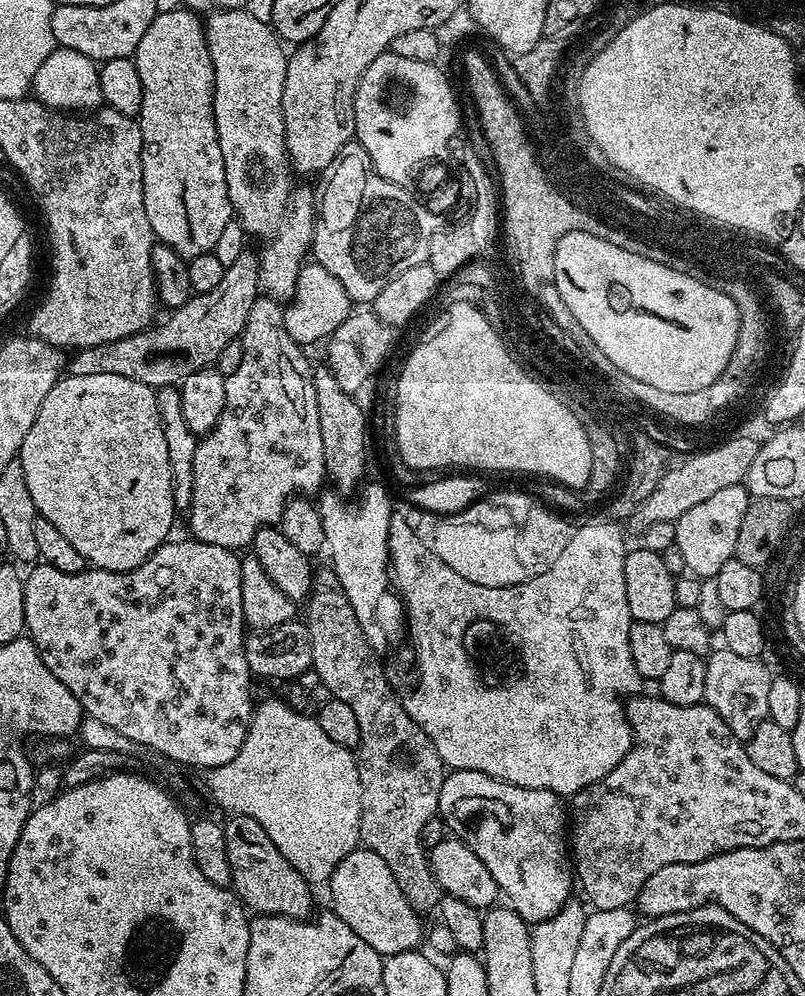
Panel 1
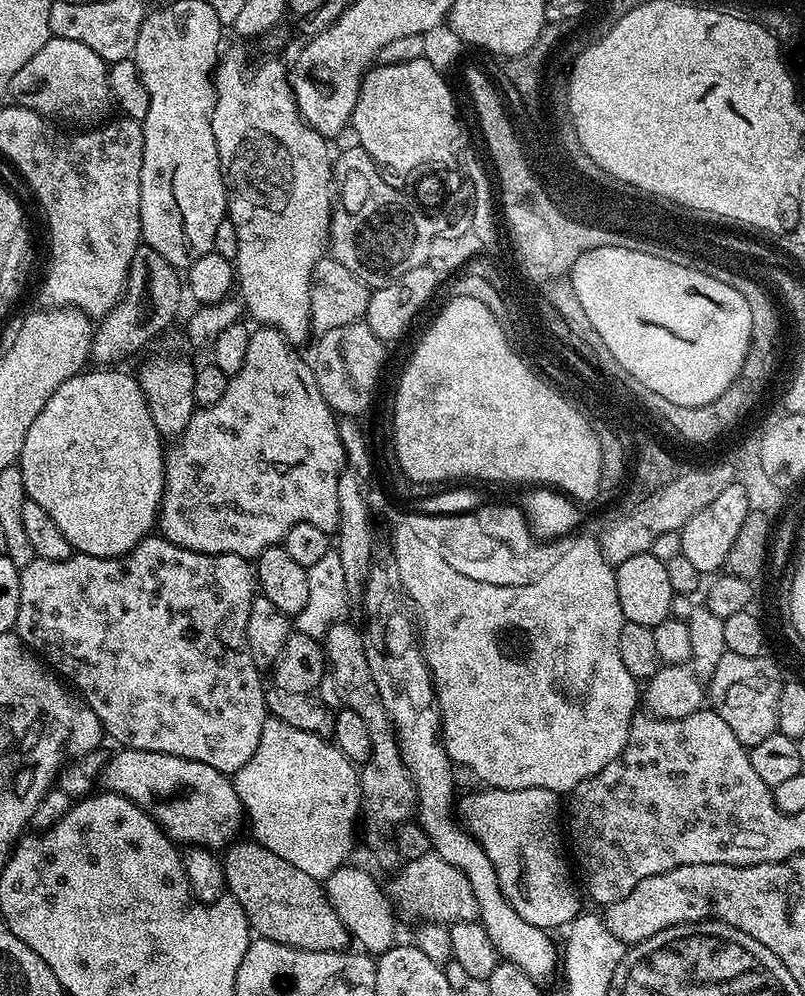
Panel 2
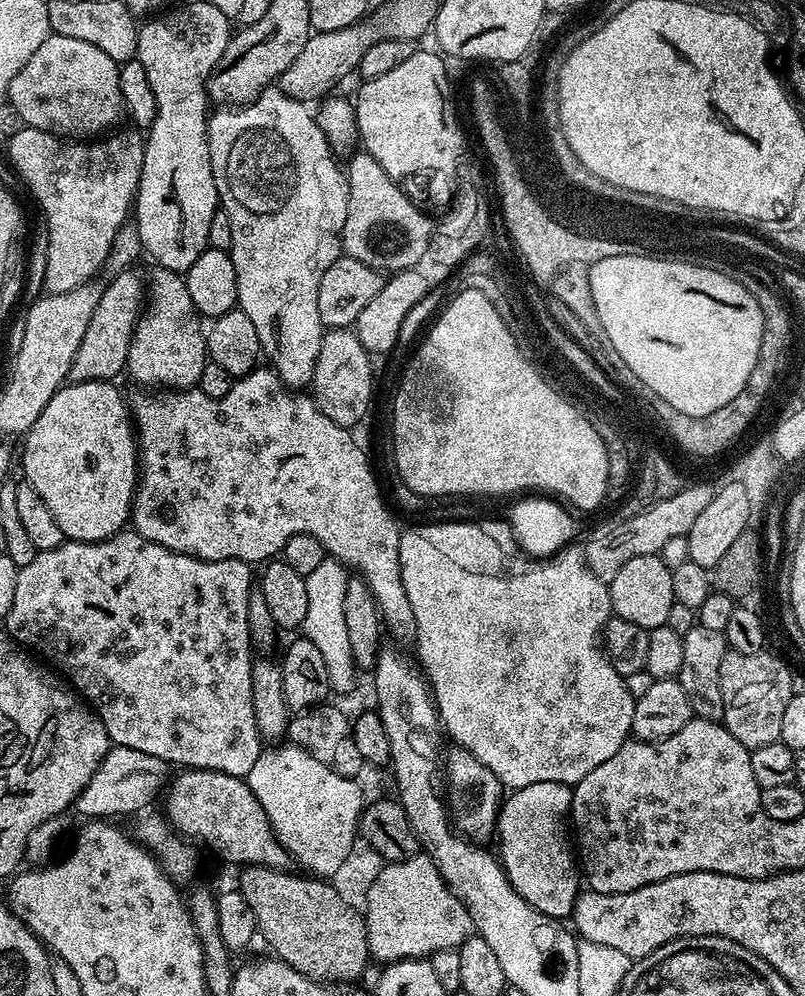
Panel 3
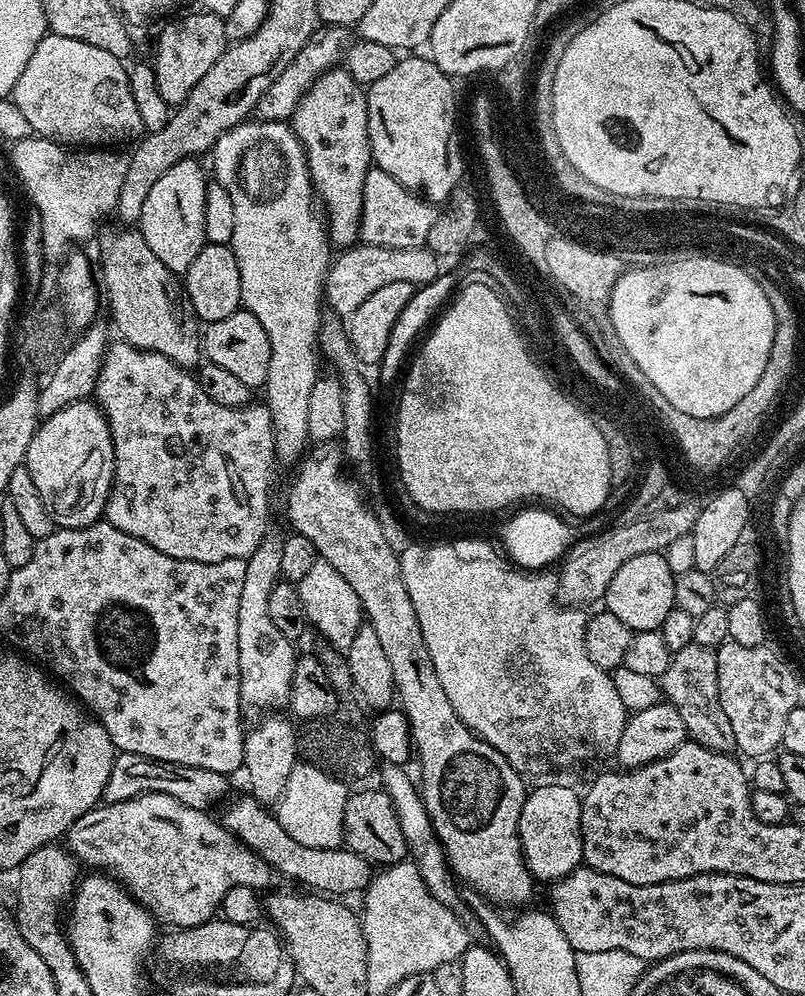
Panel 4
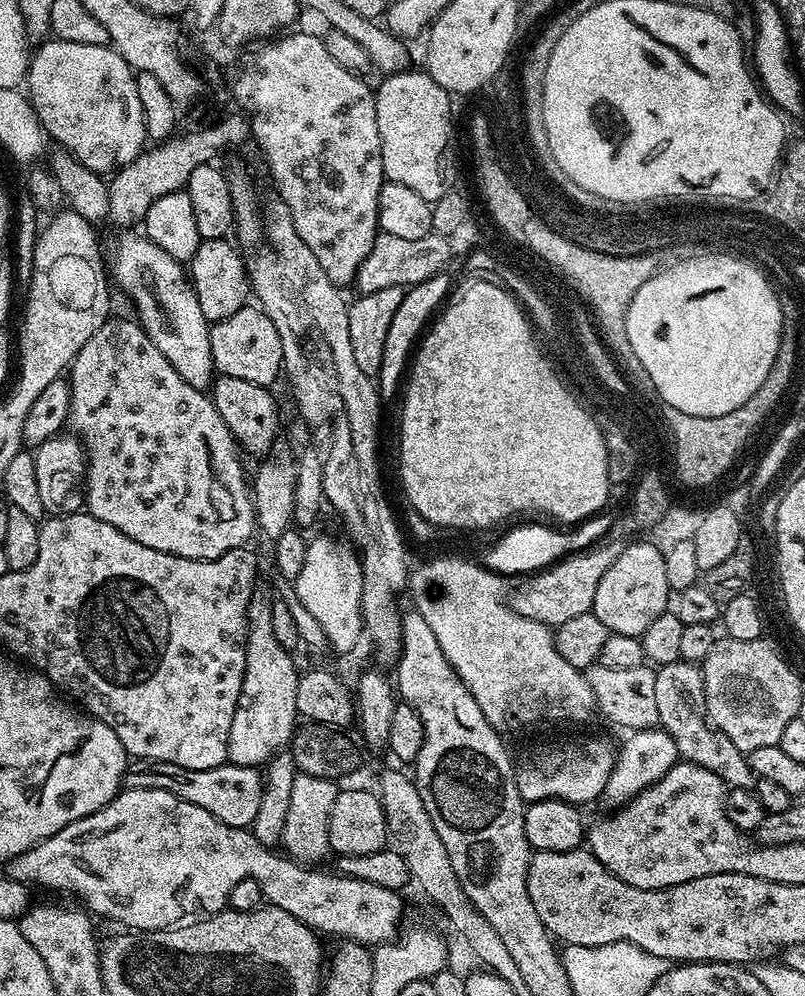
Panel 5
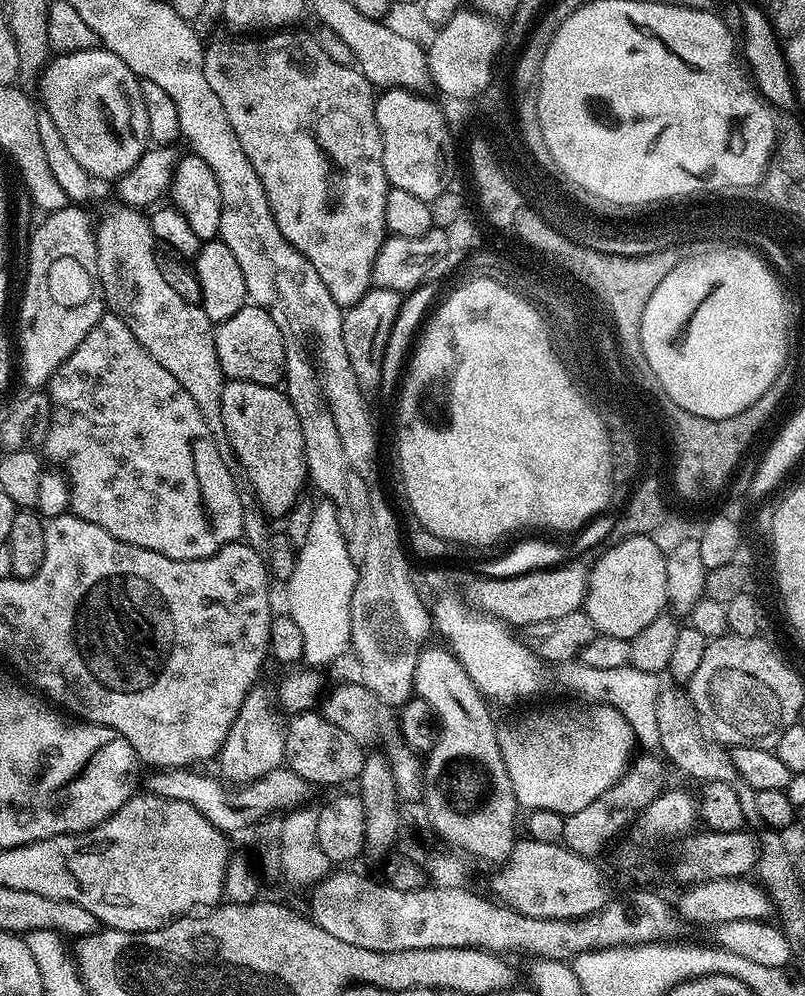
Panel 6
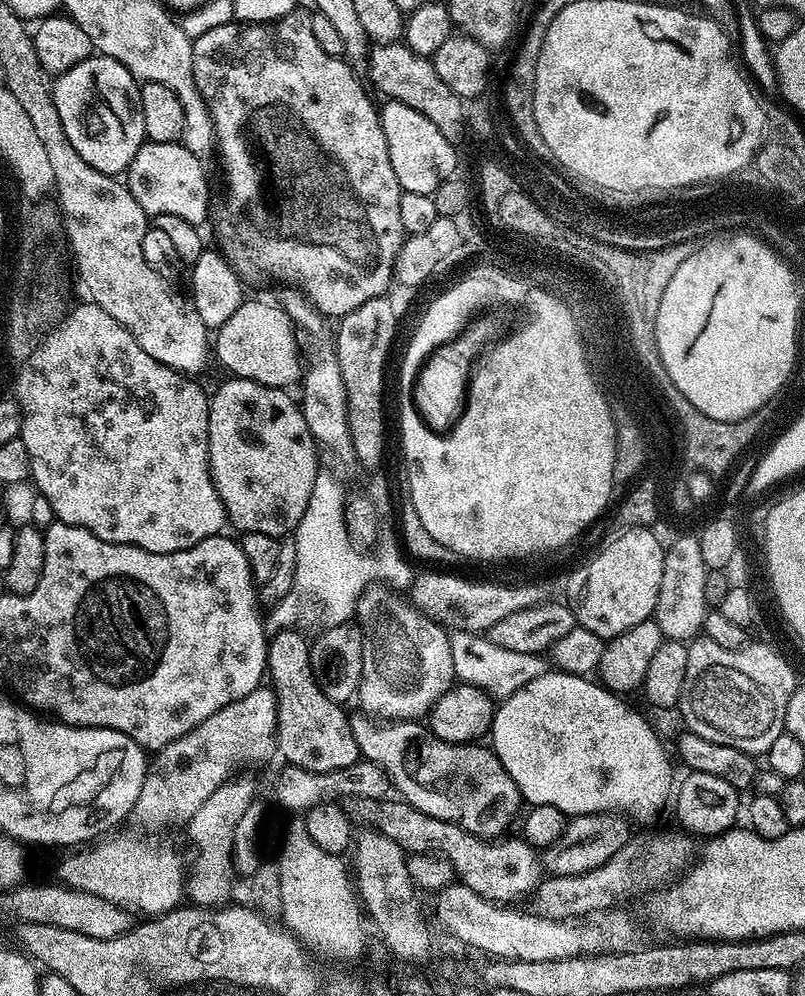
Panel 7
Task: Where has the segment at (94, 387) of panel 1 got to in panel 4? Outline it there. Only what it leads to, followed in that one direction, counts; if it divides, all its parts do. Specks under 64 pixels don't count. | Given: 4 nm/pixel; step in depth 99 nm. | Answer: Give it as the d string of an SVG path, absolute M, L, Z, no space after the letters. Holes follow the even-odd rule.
M91 399L76 401L58 410L52 417L41 419L36 433L30 438L23 463L23 467L30 470L30 478L34 478L34 486L38 486L38 494L42 494L42 502L46 502L46 510L50 510L57 528L85 528L103 517L115 465L108 417Z

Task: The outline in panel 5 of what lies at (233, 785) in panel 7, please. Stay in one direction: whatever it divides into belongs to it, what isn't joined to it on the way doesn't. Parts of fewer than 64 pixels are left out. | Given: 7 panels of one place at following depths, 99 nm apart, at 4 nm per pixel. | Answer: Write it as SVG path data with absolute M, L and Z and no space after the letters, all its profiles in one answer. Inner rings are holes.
M253 595L248 607L248 641L244 644L246 670L238 706L234 710L234 722L230 722L228 763L243 768L267 765L291 741L298 727L296 691L300 672L292 661L293 653L274 638L274 630L270 626L273 601L260 595Z

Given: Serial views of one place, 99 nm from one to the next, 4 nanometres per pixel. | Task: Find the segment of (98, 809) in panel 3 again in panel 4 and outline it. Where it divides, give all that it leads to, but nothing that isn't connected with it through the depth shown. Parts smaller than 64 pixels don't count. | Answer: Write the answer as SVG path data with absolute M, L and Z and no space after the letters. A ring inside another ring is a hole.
M117 751L114 758L114 766L110 770L110 778L106 778L106 790L102 797L103 803L113 804L114 802L126 802L130 798L136 798L149 792L150 794L170 794L170 798L178 798L191 808L211 809L211 804L216 804L228 792L228 776L218 774L214 770L202 770L198 766L182 766L174 762L162 762L151 760L142 754L130 754L129 752Z

